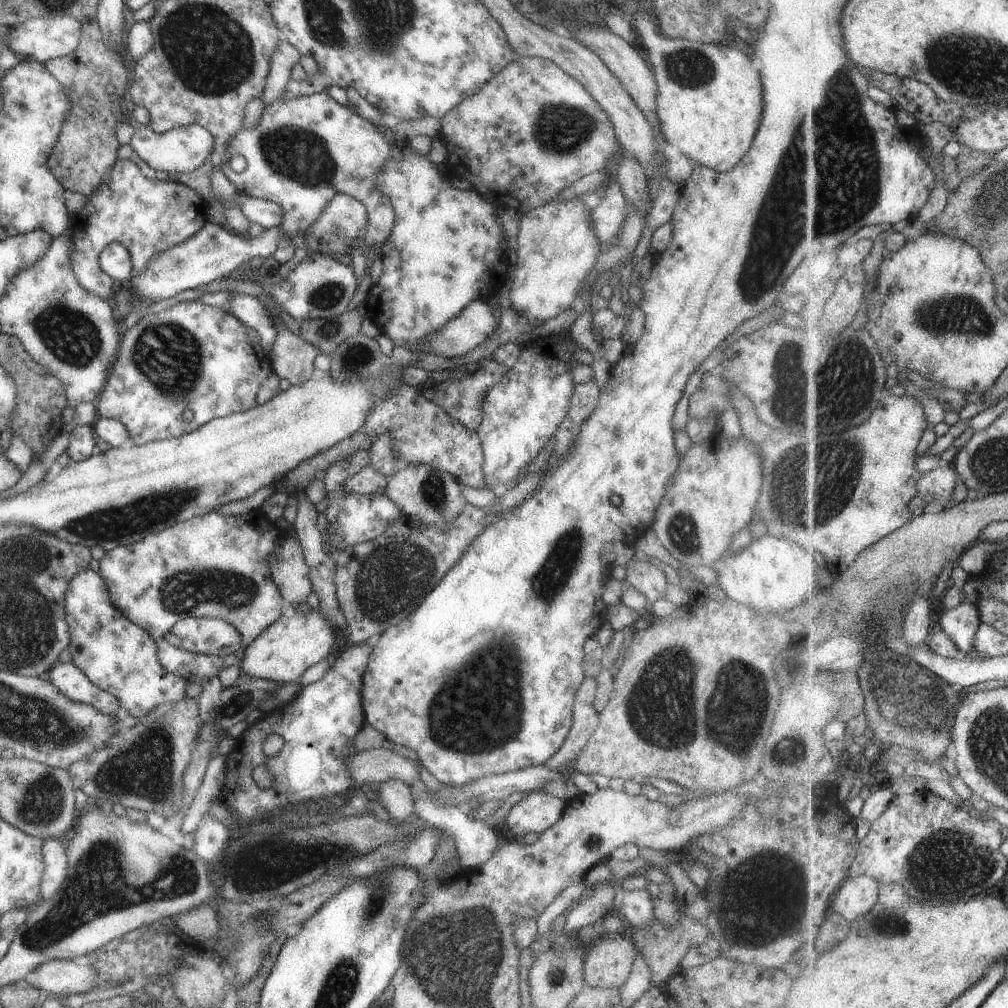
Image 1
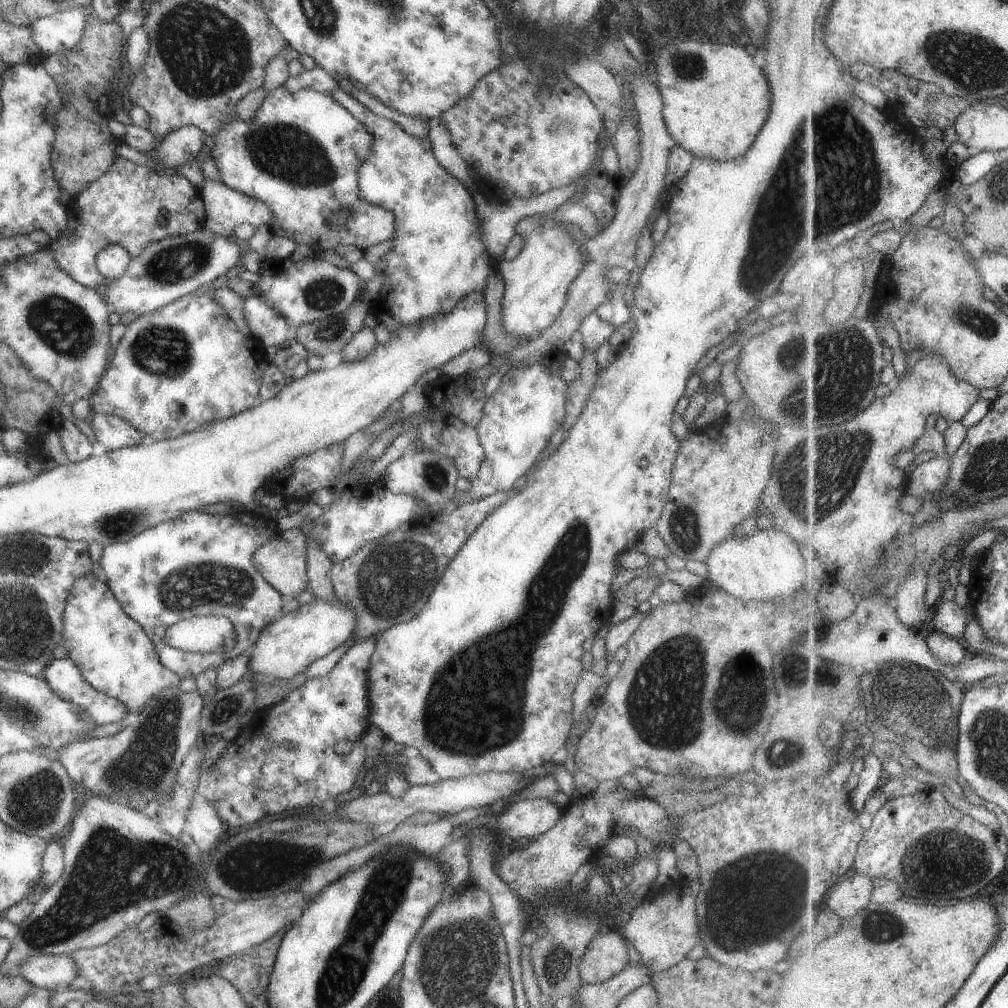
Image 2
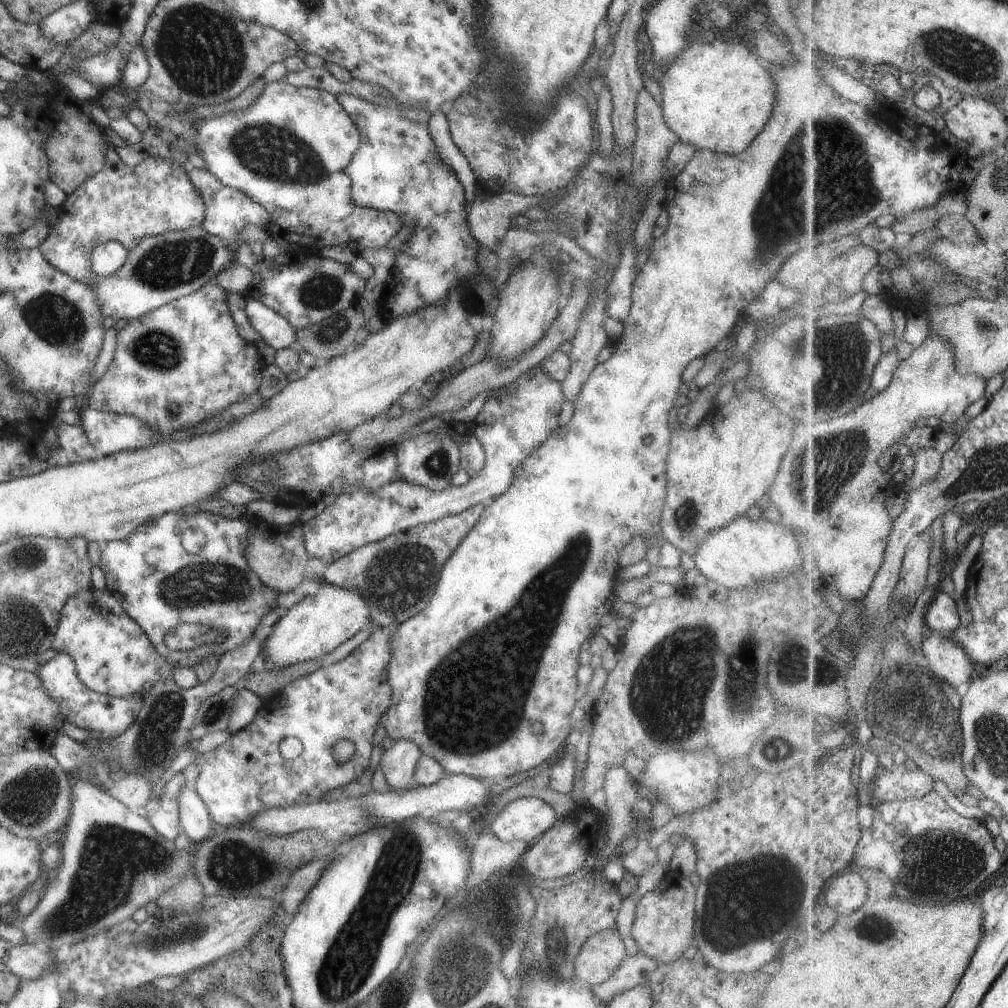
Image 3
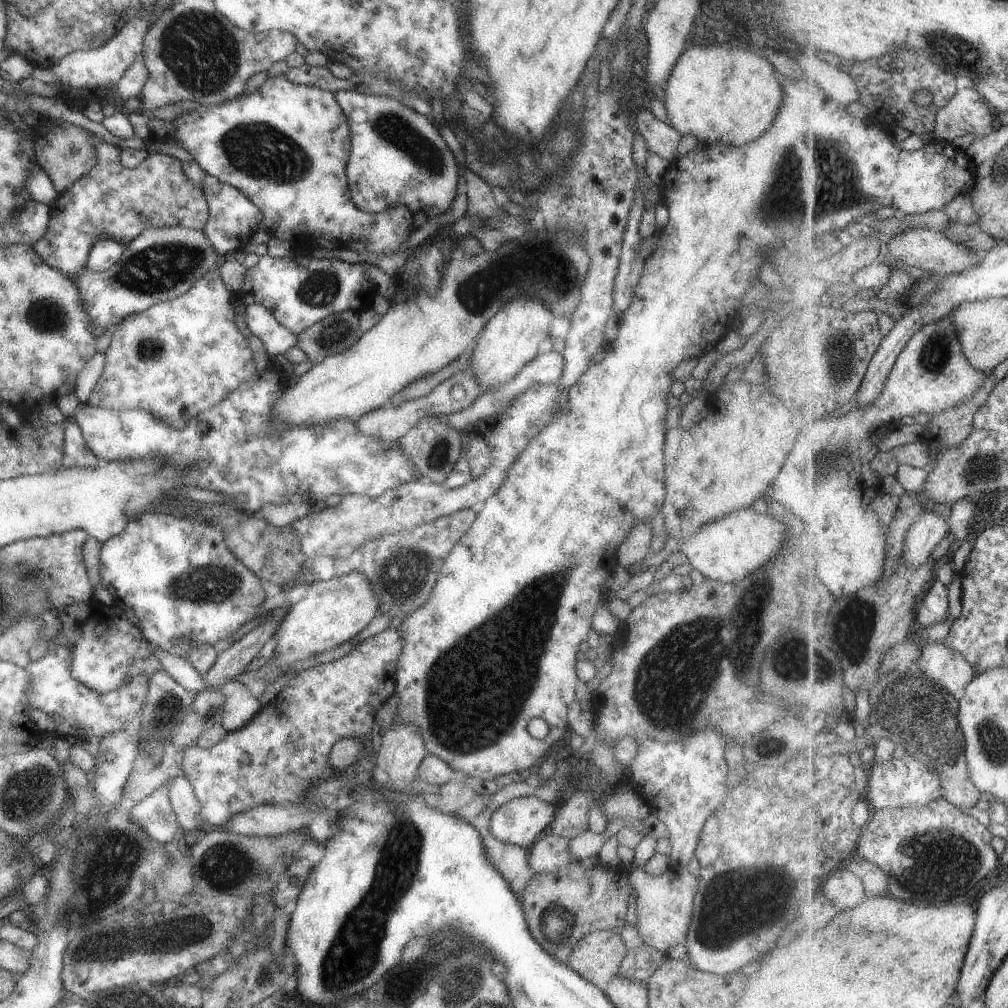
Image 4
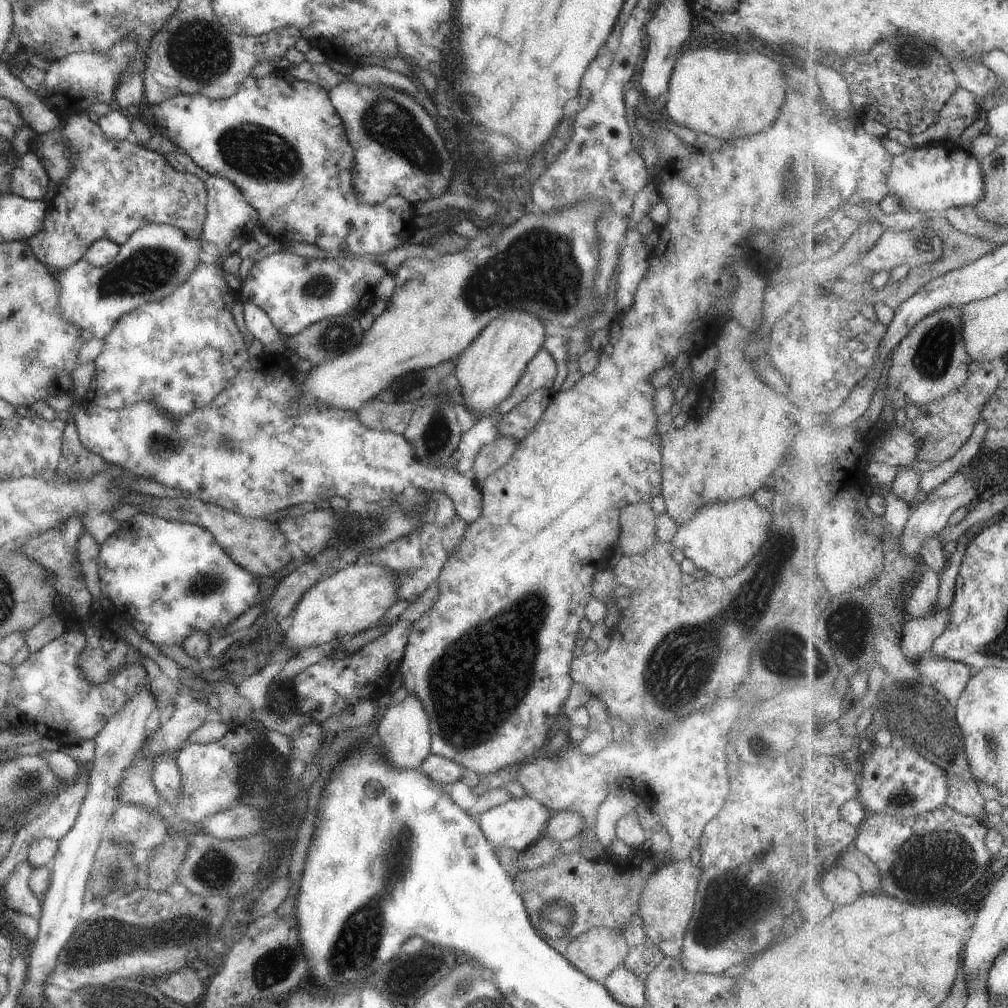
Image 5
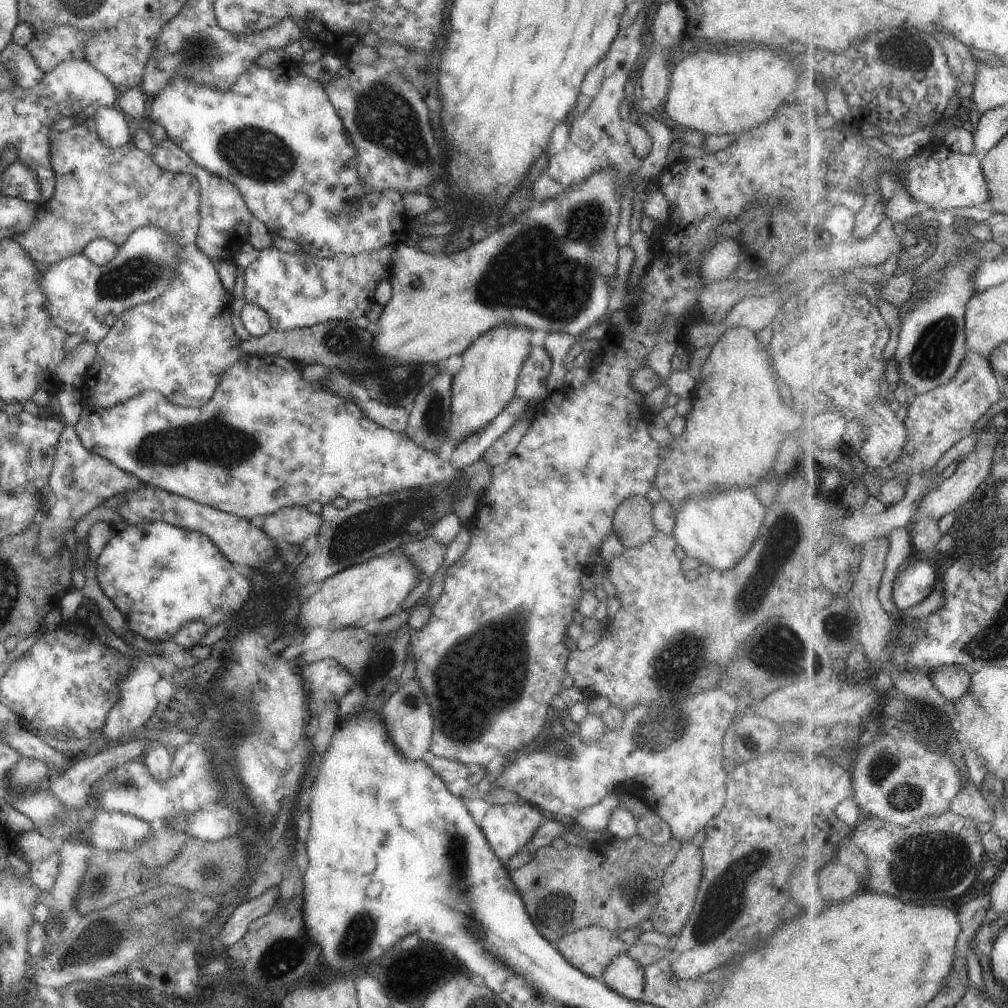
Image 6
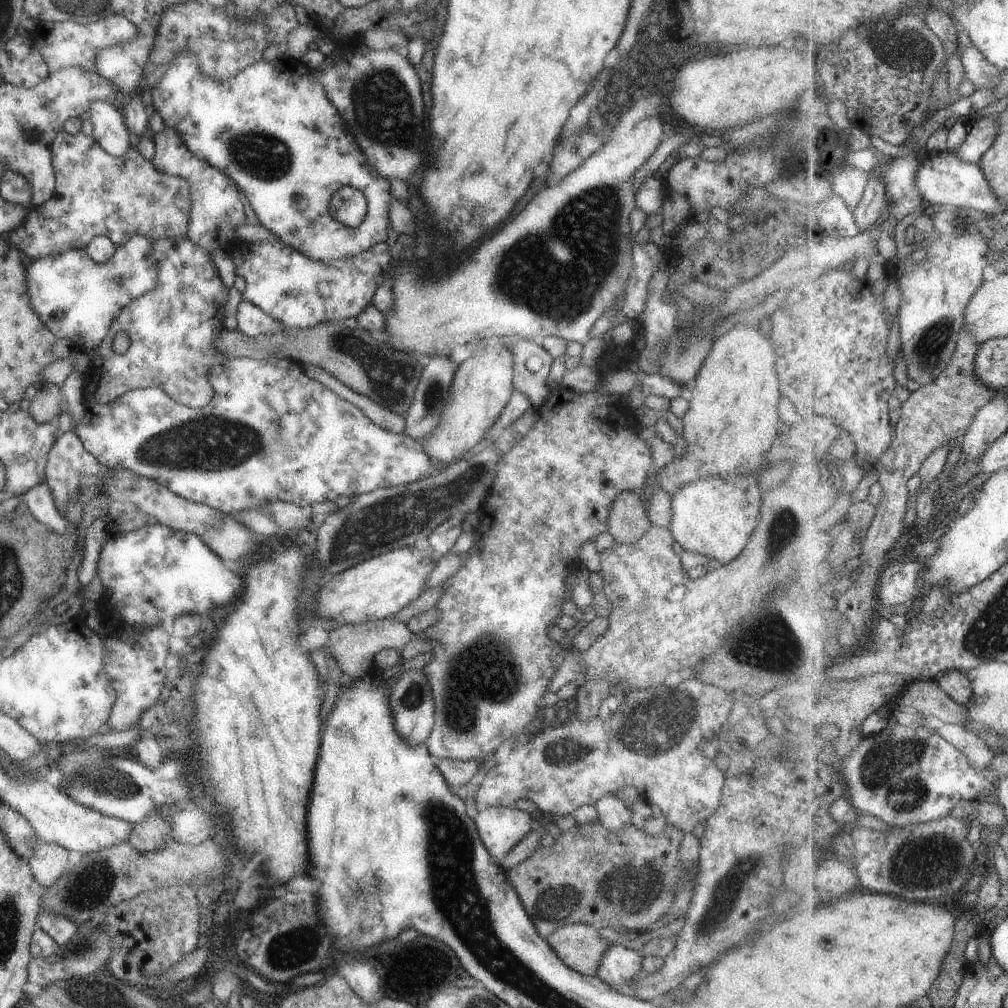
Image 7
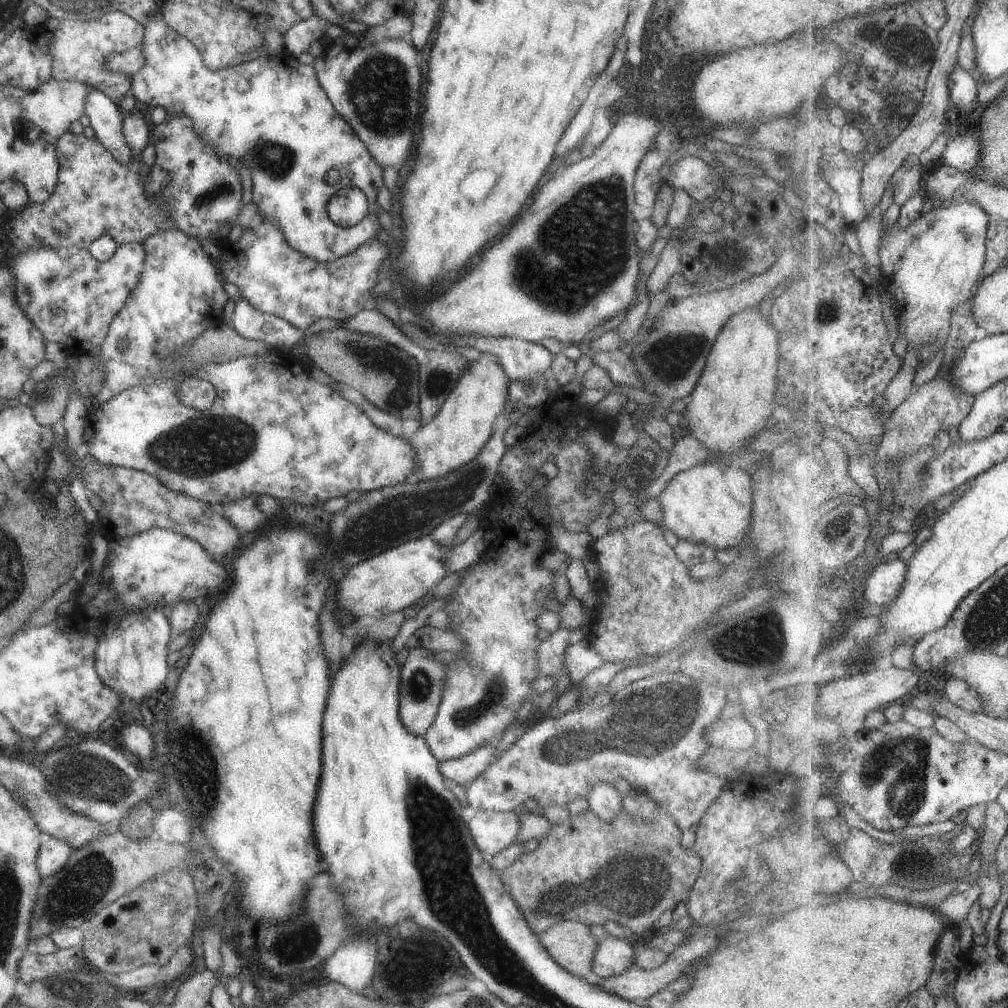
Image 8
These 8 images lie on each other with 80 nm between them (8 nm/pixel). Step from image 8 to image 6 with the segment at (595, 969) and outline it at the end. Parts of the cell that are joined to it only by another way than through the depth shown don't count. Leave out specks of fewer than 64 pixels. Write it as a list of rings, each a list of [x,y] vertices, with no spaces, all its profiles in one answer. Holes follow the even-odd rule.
[[[626,953],[618,954],[601,973],[600,981],[627,1000],[642,998],[644,967]]]

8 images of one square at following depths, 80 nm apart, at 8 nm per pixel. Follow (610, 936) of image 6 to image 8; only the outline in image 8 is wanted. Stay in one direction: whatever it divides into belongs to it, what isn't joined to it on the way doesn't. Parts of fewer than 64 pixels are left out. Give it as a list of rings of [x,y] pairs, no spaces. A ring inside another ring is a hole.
[[[561,919],[548,926],[542,933],[534,933],[539,944],[563,970],[574,977],[584,978],[591,971],[592,956],[596,947],[596,938],[589,933],[589,926],[571,919]]]

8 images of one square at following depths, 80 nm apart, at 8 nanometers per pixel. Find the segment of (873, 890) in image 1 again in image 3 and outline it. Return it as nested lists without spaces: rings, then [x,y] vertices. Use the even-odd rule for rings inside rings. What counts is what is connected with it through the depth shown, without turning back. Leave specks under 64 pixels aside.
[[[853,869],[841,872],[832,879],[827,890],[823,893],[822,899],[833,910],[837,910],[839,916],[853,914],[853,912],[857,912],[861,906],[864,906],[870,900],[867,882],[861,877],[860,873],[855,872]]]

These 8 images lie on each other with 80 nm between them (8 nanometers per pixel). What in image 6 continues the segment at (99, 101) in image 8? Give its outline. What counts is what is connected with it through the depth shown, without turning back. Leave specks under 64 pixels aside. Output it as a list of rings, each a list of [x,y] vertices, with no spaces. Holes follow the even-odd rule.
[[[96,106],[93,115],[96,135],[99,140],[110,149],[124,145],[130,140],[132,123],[119,110],[119,108]]]

